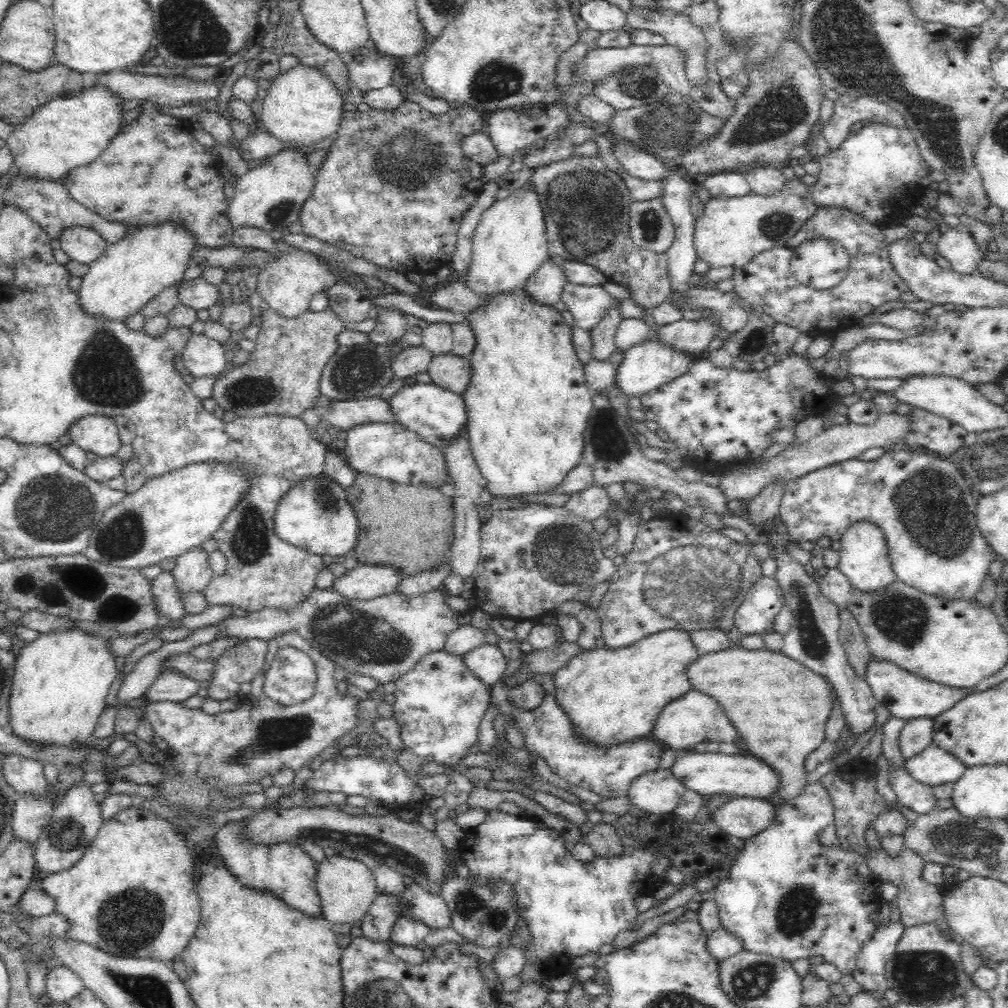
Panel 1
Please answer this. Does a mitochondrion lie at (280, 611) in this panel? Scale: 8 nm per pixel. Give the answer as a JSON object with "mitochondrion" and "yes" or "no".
{"mitochondrion":"no"}

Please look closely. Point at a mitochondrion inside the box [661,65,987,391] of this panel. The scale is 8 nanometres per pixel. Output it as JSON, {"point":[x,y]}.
{"point":[784,106]}

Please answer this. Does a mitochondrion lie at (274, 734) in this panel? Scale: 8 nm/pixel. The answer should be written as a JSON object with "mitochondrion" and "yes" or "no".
{"mitochondrion":"yes"}

